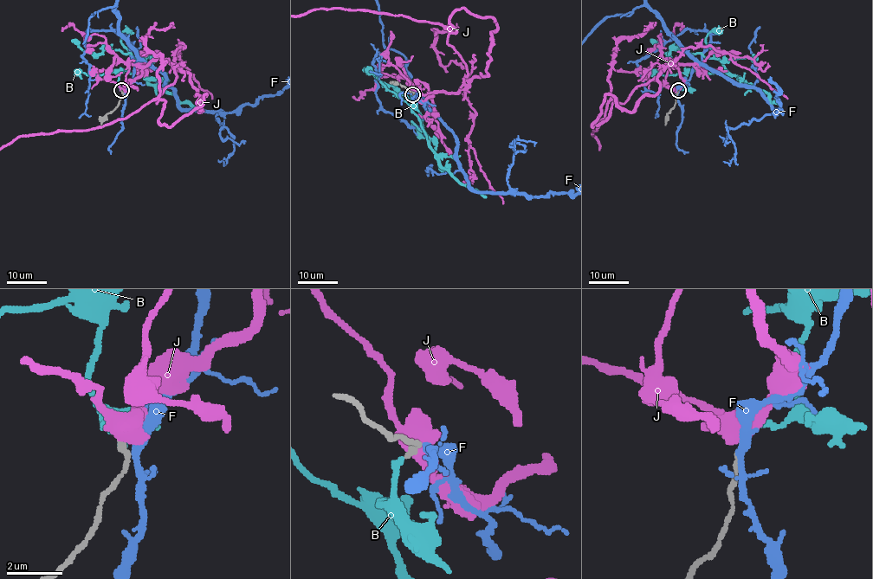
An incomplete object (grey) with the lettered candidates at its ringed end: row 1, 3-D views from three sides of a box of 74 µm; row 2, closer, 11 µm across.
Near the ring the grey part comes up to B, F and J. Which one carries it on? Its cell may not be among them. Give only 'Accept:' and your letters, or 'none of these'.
Accept: B

